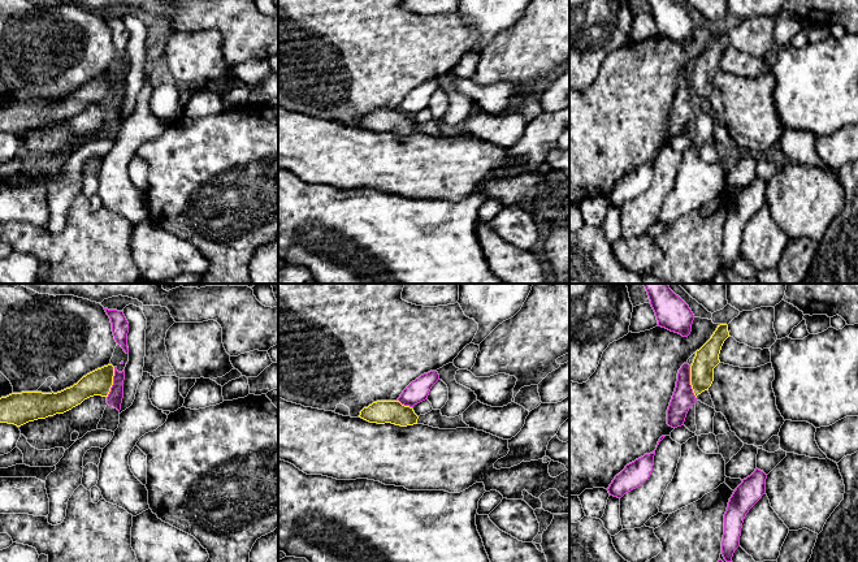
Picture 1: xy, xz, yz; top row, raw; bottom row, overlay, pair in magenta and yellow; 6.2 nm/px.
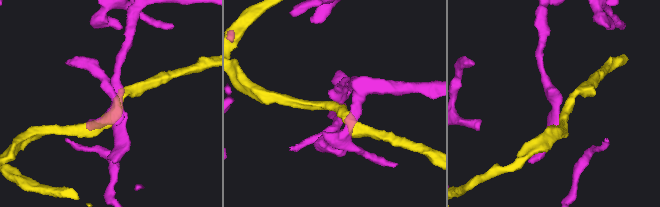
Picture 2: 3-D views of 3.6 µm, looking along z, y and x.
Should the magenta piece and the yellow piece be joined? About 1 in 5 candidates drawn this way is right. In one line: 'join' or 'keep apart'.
keep apart

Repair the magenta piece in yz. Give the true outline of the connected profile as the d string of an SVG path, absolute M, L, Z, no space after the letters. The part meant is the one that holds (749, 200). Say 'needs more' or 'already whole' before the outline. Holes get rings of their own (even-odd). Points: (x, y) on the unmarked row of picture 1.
already whole; M755 177L755 180L742 189L729 207L724 222L724 243L722 250L722 263L727 271L732 271L734 259L740 255L740 245L744 228L749 219L766 202L767 183Z

